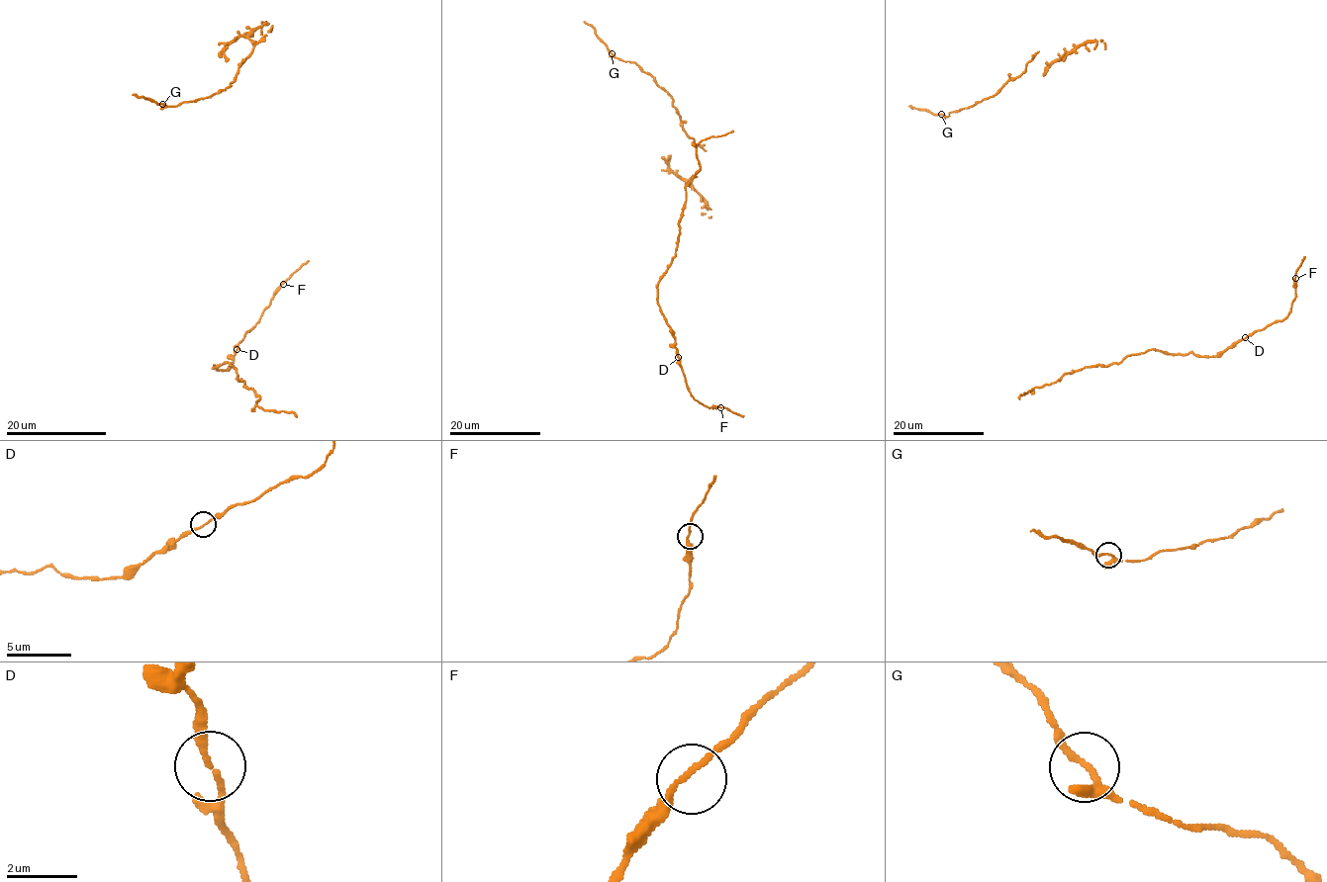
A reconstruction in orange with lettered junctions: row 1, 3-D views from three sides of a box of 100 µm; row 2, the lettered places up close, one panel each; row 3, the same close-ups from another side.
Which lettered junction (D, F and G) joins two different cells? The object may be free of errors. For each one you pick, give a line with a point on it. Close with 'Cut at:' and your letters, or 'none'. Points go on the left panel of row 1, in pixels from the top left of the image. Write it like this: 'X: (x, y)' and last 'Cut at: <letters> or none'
Cut at: none

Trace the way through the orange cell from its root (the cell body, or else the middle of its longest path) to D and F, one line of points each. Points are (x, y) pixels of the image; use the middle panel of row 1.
D: (657, 288), (657, 302), (675, 340), (678, 357)
F: (657, 288), (657, 302), (675, 340), (690, 394), (708, 407), (720, 407)

